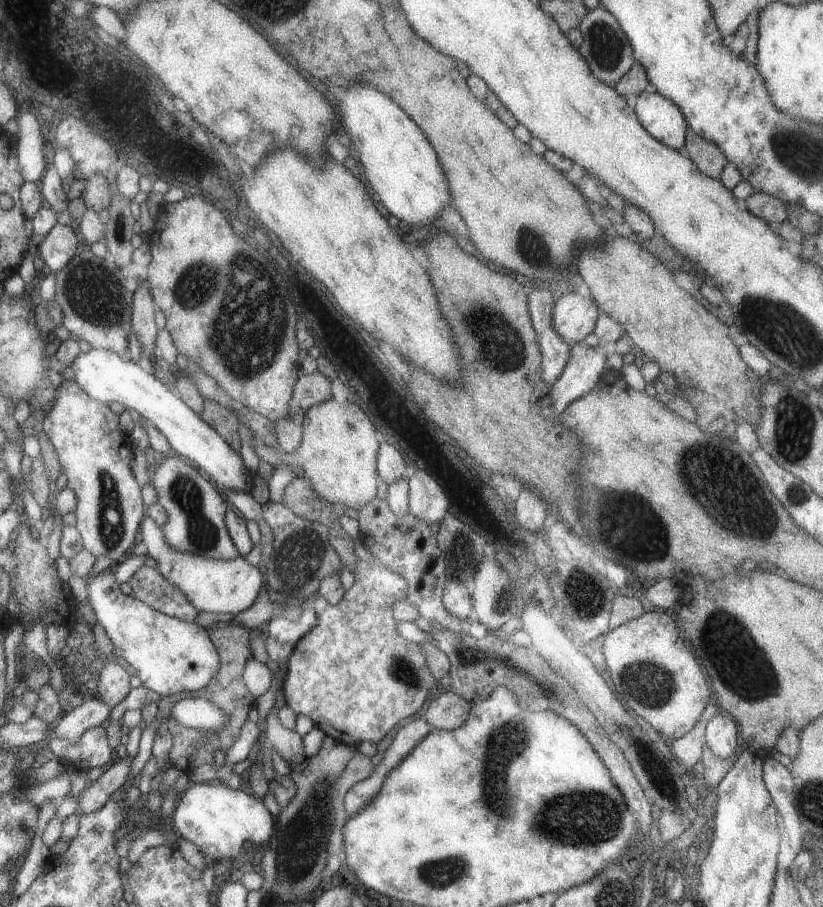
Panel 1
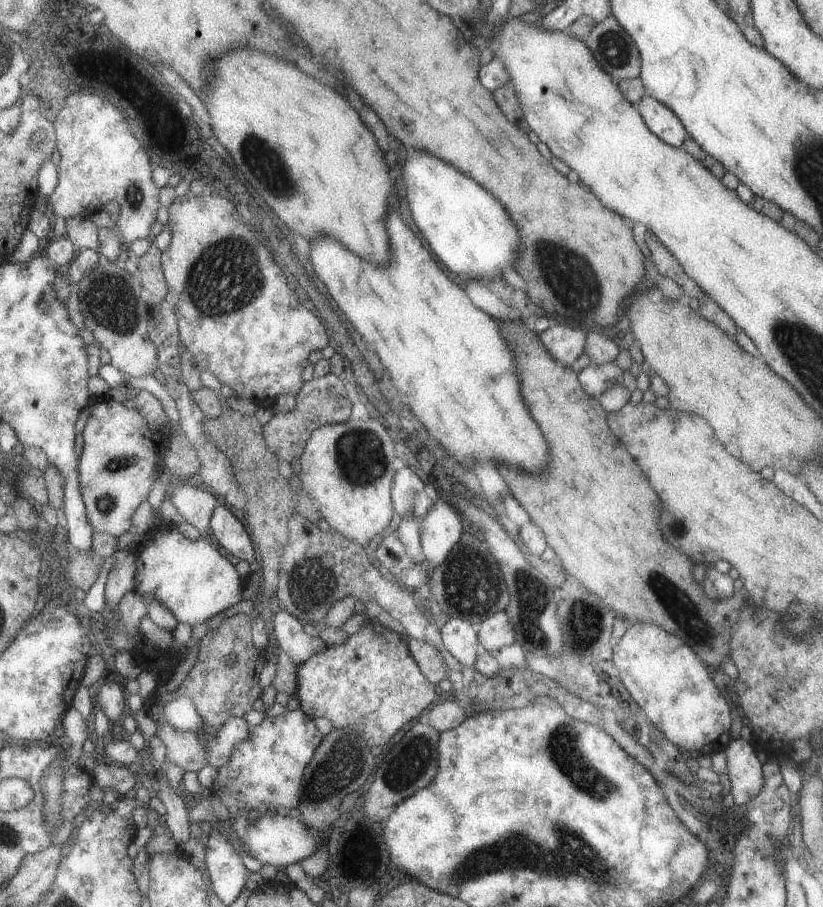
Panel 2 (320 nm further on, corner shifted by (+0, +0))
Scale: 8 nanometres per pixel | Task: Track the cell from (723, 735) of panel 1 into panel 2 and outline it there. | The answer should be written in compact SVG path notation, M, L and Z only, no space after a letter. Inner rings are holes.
M740 738L731 739L724 750L729 790L736 805L745 805L761 792L764 785L762 764L755 755L756 751L752 742Z

